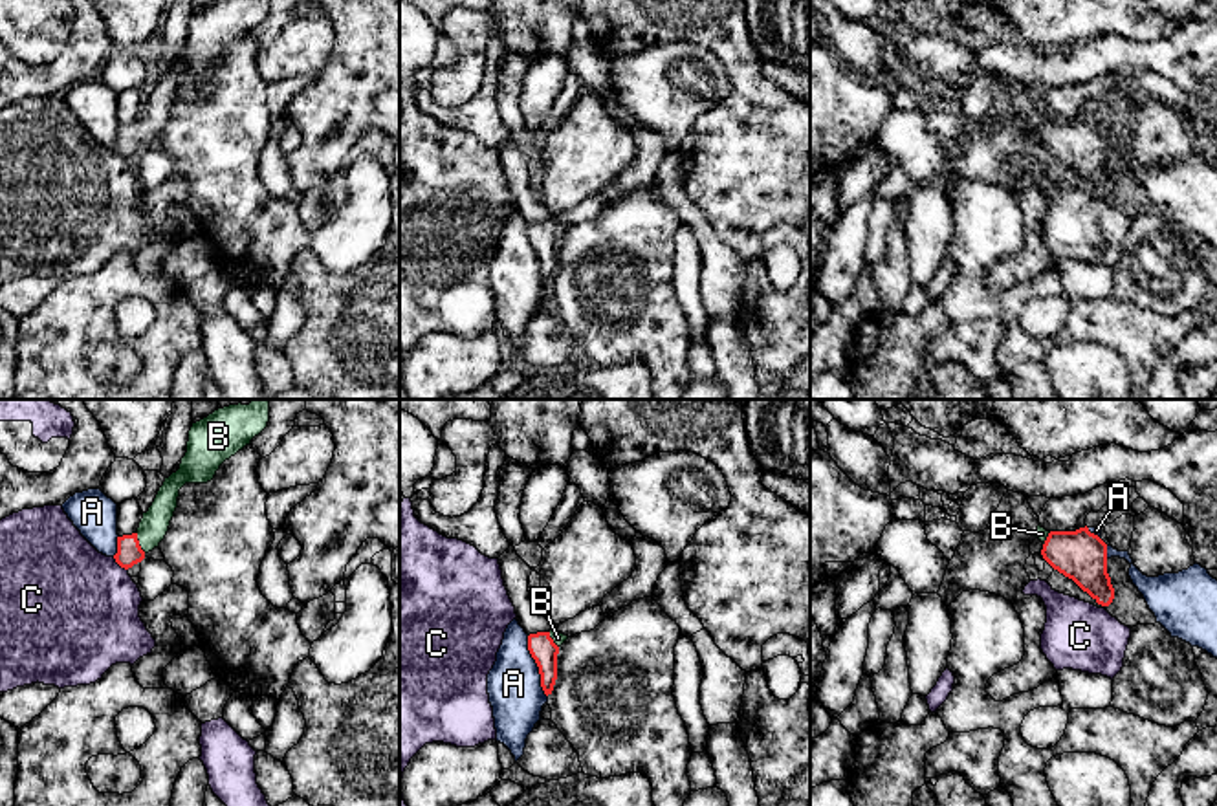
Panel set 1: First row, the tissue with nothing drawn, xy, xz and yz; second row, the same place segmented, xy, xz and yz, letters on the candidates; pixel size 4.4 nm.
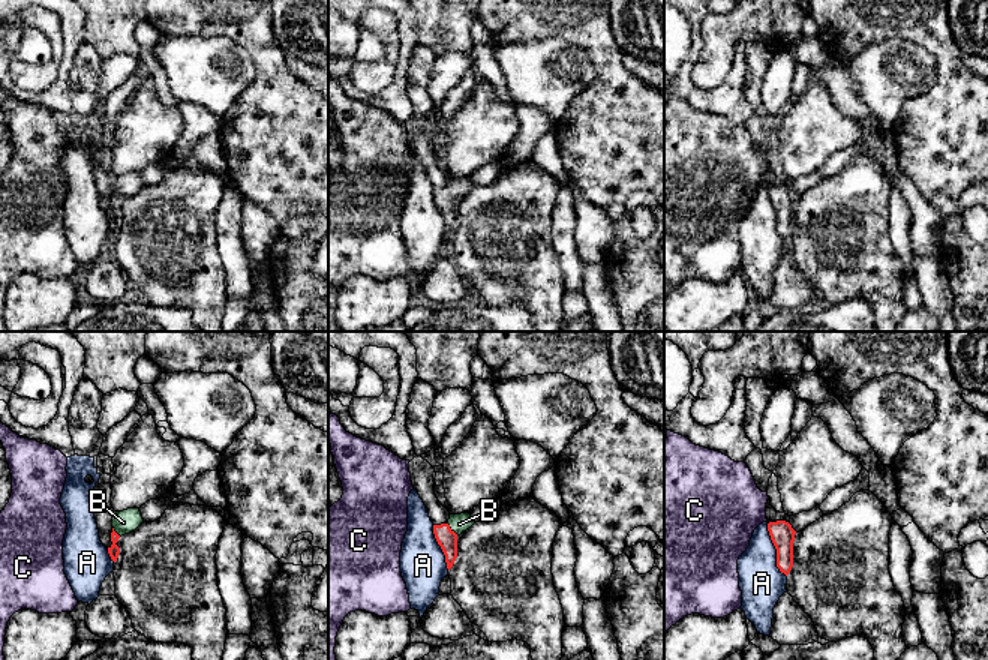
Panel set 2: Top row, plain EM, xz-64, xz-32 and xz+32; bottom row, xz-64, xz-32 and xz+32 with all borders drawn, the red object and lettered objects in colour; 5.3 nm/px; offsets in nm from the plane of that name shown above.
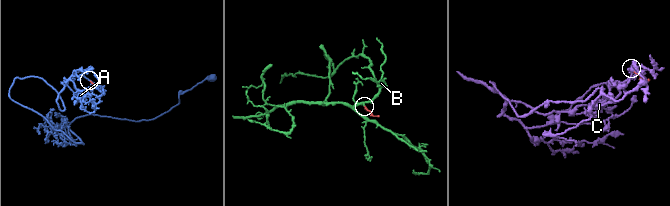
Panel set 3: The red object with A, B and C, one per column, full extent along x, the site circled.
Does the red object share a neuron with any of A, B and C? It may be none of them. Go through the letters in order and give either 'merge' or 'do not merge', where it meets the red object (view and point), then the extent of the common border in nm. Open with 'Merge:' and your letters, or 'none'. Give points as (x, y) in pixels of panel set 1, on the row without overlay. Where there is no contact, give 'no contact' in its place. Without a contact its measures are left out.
Merge: B
A: do not merge; meets red in xz at (537, 255); contact 280 nm long
B: merge; meets red in xy at (138, 132); contact 100 nm long
C: do not merge; meets red in xy at (120, 154); contact 90 nm long

